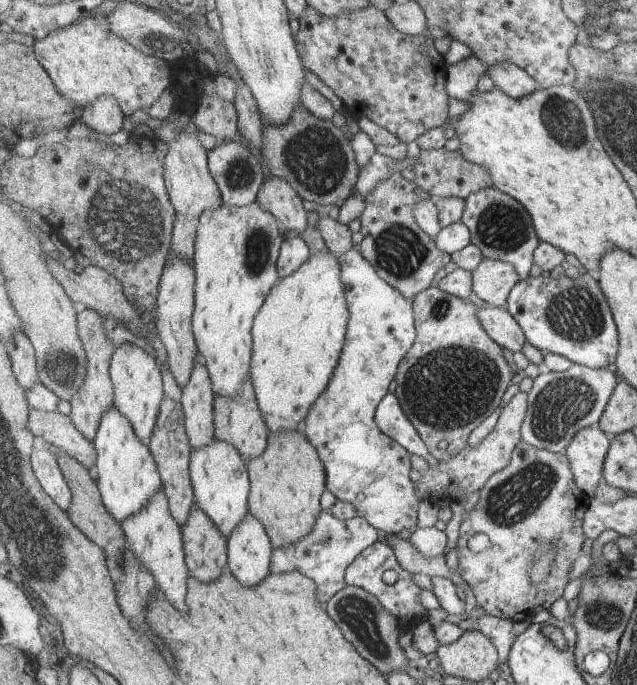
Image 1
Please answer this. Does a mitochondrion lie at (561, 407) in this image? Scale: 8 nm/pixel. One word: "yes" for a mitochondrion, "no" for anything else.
yes

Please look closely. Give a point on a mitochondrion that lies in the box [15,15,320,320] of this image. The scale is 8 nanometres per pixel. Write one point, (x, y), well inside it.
(127, 219)

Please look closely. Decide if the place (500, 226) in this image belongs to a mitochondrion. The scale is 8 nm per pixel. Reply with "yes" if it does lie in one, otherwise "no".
yes

